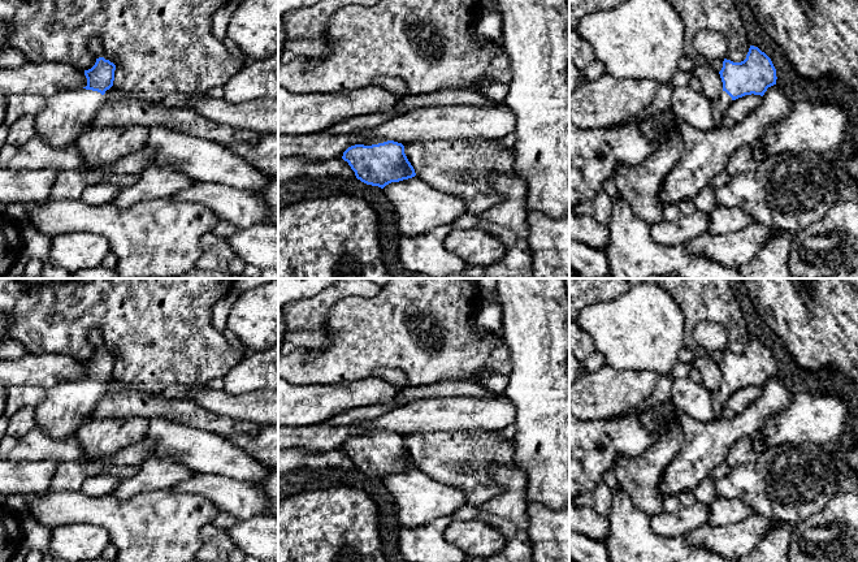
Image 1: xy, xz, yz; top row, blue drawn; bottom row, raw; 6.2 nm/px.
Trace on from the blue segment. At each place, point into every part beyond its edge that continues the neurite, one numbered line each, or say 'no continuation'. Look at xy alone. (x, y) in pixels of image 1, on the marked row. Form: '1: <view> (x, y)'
1: xy (66, 115)

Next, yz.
1: yz (724, 100)

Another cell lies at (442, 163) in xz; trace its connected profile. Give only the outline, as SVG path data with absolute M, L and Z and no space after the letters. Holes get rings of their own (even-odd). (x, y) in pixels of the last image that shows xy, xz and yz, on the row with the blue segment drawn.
M485 138L422 140L404 146L404 154L419 178L437 190L460 198L467 212L480 215L503 200L490 185L491 174L524 178L515 170L515 147L504 148L500 142L502 139Z

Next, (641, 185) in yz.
M641 121L640 127L658 148L638 165L618 167L614 181L633 213L651 225L663 220L663 183L681 159L684 142L680 130L655 129L651 121Z

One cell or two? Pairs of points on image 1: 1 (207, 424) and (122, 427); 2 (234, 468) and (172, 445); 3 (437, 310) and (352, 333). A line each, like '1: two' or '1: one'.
1: two
2: one
3: one

